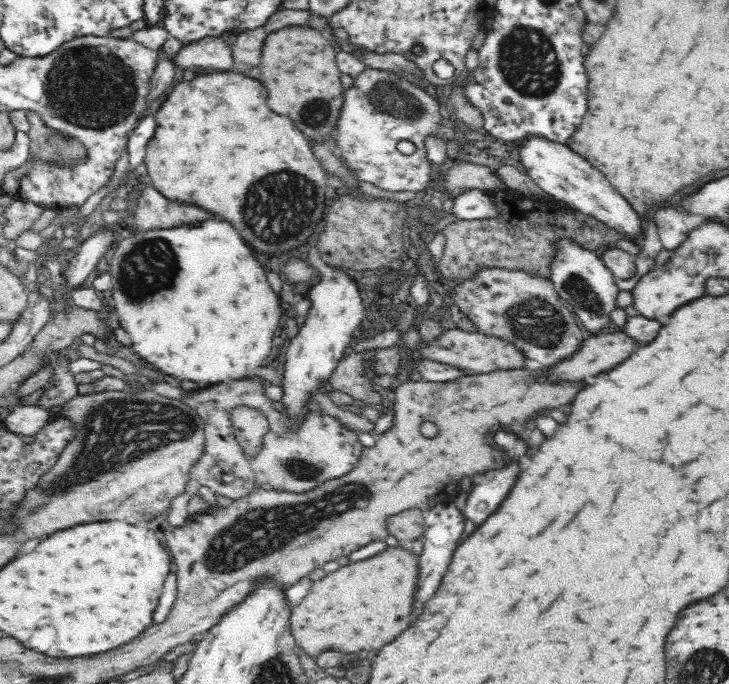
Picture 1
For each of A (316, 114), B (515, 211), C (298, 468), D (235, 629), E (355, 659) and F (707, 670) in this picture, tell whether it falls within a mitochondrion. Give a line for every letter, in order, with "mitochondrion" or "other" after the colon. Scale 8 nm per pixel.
A: mitochondrion
B: other
C: mitochondrion
D: other
E: other
F: mitochondrion

